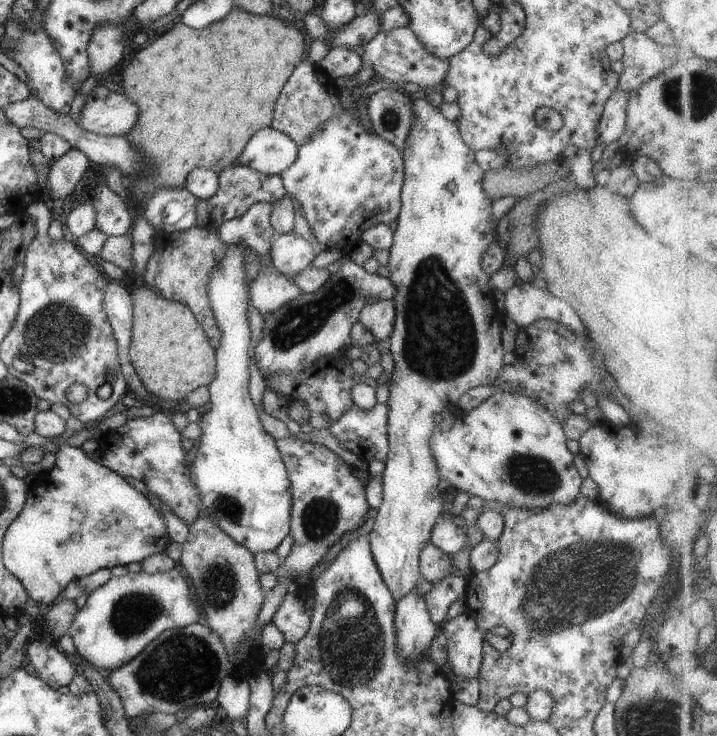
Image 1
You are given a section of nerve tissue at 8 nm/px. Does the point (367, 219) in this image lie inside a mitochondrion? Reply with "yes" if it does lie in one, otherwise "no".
no

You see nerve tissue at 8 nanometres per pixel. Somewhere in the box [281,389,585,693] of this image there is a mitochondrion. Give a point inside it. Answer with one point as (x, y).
(350, 642)

